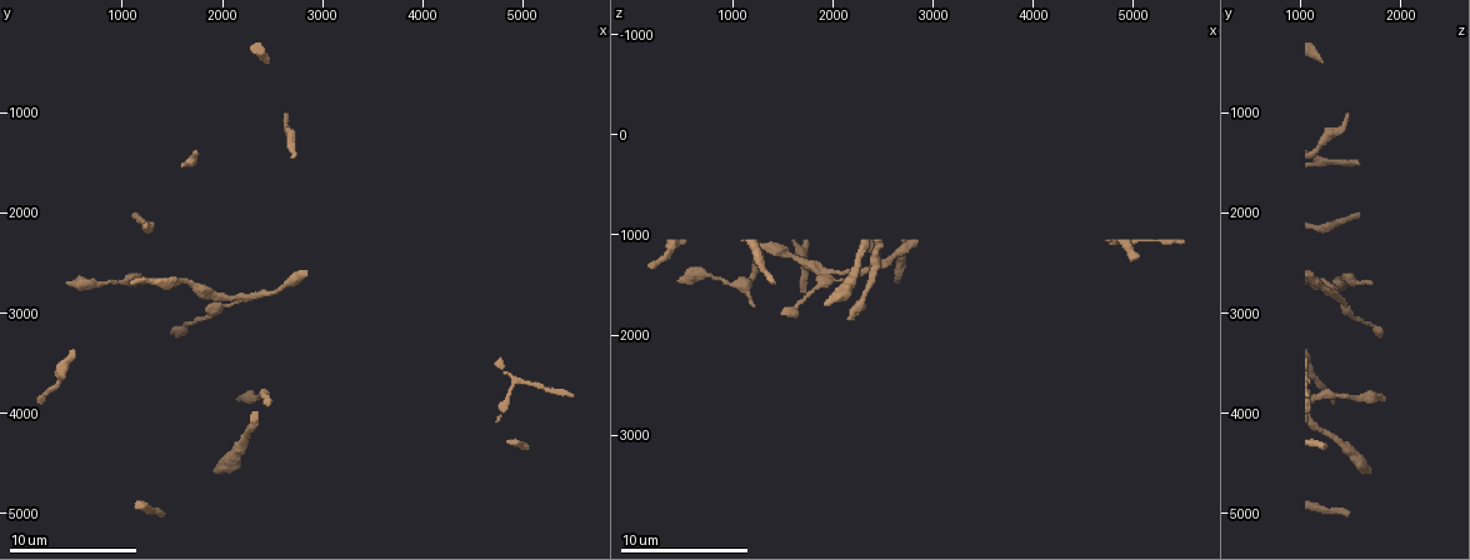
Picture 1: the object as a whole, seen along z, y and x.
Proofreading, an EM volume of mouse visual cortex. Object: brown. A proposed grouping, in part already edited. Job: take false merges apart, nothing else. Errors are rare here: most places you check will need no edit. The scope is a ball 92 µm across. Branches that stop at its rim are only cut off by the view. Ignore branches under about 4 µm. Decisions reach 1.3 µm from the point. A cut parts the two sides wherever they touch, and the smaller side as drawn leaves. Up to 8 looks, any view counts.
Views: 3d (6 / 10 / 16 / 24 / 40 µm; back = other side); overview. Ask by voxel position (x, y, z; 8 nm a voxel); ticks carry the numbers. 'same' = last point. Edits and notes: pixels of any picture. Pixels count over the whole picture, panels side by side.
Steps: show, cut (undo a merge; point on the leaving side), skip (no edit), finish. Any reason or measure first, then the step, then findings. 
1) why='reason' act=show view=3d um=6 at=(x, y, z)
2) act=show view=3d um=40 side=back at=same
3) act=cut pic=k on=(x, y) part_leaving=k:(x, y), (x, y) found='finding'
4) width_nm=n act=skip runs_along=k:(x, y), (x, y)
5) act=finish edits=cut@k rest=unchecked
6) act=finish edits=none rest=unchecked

act=show view=3d um=10 at=(2460, 3880, 1100)

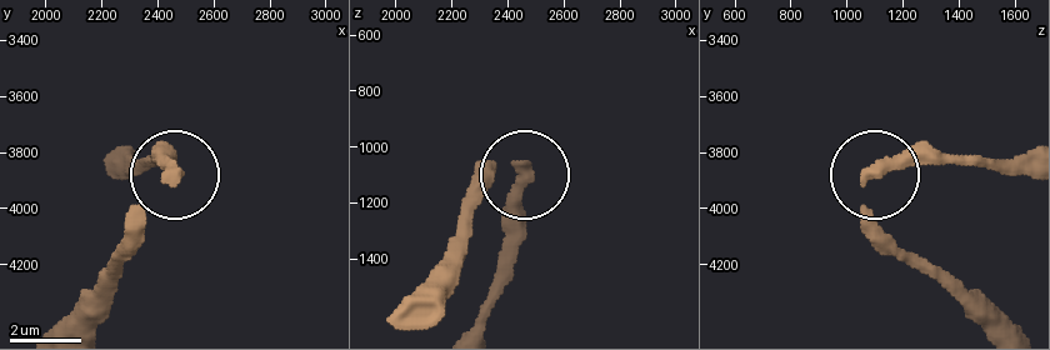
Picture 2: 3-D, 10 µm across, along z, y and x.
act=skip found='all the same cell'

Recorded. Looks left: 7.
act=show view=3d um=10 at=(1860, 2800, 1320)

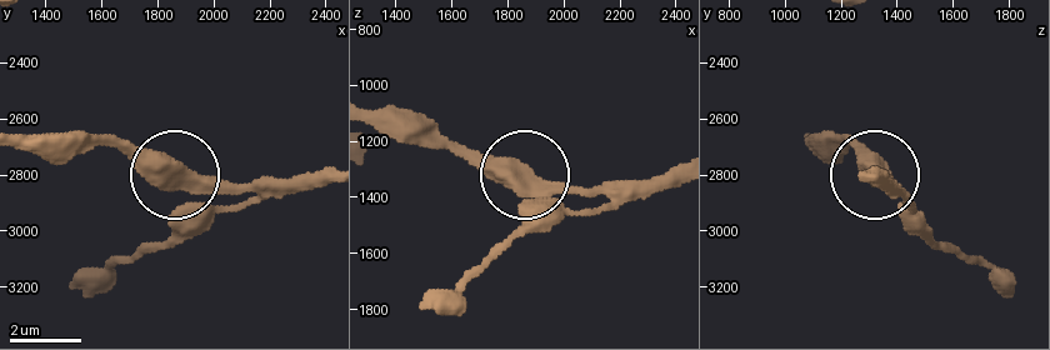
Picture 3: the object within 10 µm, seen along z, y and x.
act=skip runs_along=3:(519, 181), (454, 148), (420, 148) found='all the same cell'

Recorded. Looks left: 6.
why='thick turns thin' act=show view=3d um=10 at=(1240, 2140, 1120)

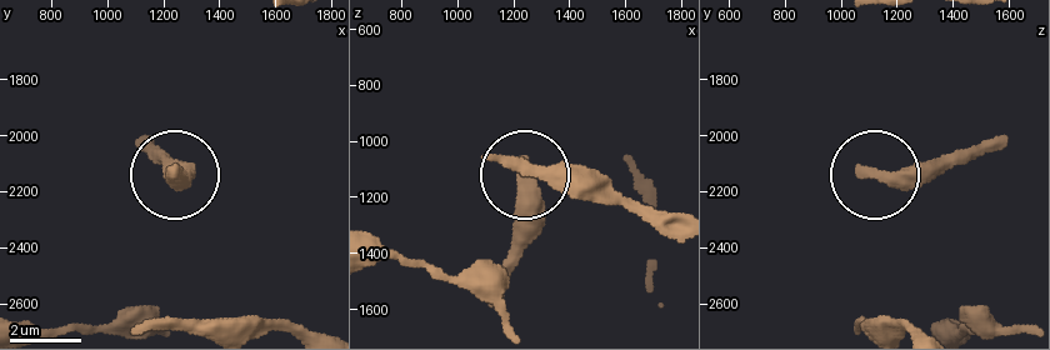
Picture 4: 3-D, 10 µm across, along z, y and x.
act=show view=3d um=6 at=(1240, 2130, 1090)

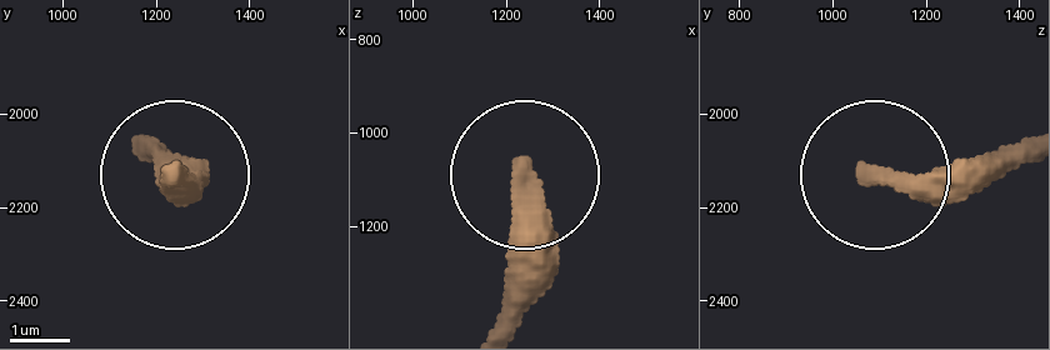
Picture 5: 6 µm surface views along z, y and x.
act=skip found='all the same cell'

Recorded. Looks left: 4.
act=show view=3d um=10 at=(2780, 2620, 1100)

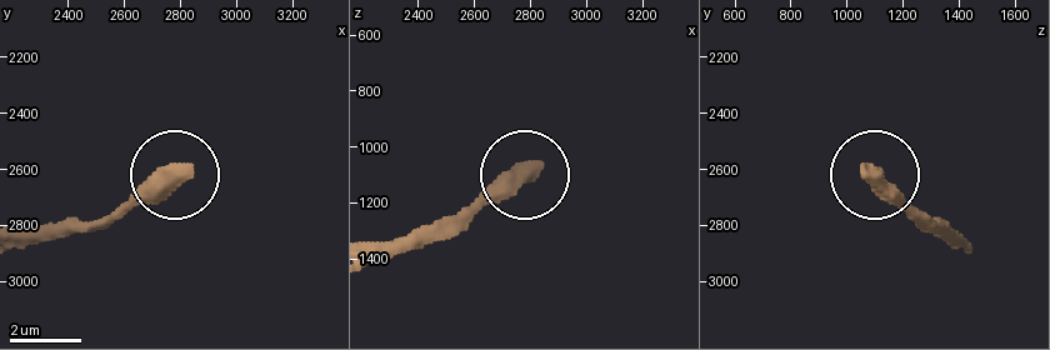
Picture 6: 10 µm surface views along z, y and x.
act=show view=3d um=10 side=back at=(2800, 2630, 1090)

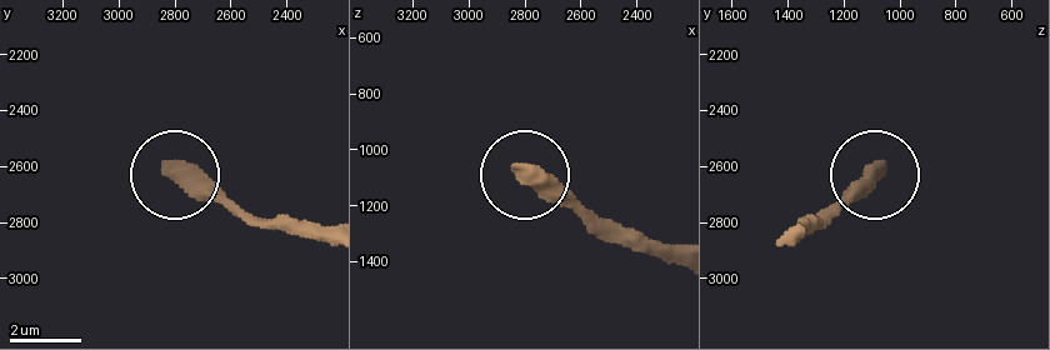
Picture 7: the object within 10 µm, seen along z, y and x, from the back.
width_nm=550 act=skip runs_along=7:(791, 230), (869, 179) found='all the same cell'

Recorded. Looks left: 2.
act=finish edits=none rest=unchecked

